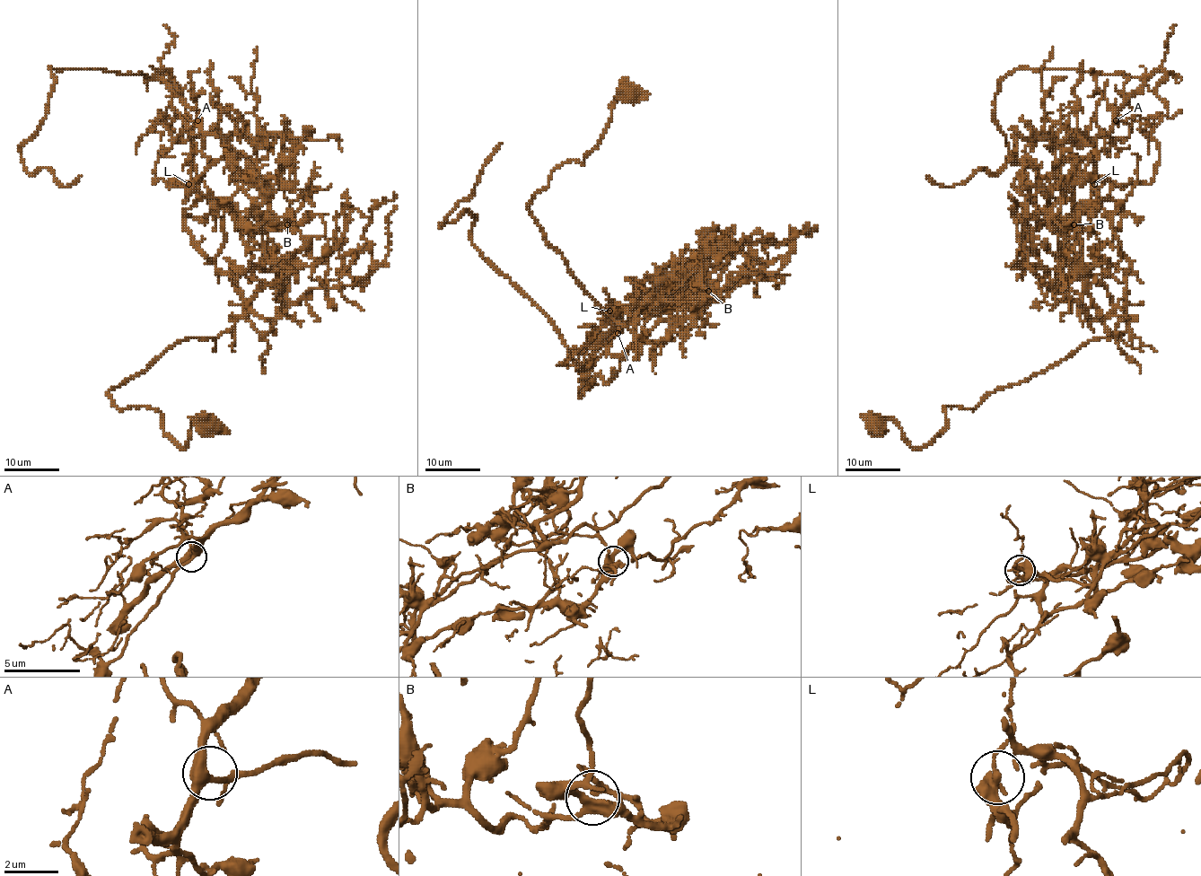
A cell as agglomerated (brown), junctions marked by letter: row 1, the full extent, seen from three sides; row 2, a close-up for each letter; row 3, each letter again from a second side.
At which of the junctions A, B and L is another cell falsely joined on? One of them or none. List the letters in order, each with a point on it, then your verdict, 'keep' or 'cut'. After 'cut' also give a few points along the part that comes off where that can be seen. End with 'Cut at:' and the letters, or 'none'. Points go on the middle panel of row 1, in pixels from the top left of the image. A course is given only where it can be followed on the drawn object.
A: (618, 333) | keep
B: (708, 291) | keep
L: (609, 310) | cut | (609, 311), (646, 307), (579, 366), (591, 383), (615, 375), (644, 328), (636, 346), (665, 341), (716, 294)
Cut at: L

